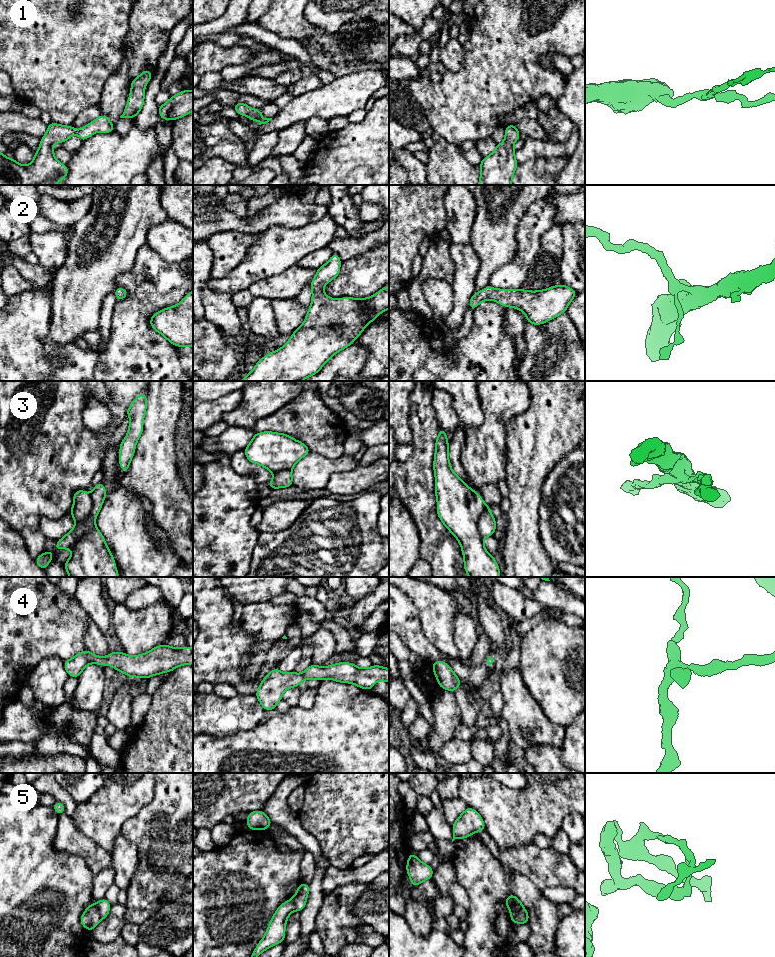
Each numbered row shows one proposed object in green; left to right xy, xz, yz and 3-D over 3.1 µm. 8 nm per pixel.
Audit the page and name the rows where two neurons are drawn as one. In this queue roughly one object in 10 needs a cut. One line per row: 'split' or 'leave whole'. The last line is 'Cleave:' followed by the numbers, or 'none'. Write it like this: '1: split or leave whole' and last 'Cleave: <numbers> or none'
1: leave whole
2: leave whole
3: split
4: leave whole
5: split
Cleave: 3, 5

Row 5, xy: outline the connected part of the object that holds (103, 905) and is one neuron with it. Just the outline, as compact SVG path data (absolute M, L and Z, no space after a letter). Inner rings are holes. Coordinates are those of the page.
M103 898L100 901L98 901L97 903L95 903L95 905L98 908L101 919L105 919L108 916L108 913L111 908L110 903L107 901L106 898Z

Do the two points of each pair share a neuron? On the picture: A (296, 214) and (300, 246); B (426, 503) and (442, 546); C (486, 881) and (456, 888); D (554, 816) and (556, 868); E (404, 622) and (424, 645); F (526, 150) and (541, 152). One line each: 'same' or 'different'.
A: different
B: same
C: different
D: different
E: same
F: same

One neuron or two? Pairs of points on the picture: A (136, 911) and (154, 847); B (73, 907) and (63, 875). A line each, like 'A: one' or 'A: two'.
A: one
B: one

